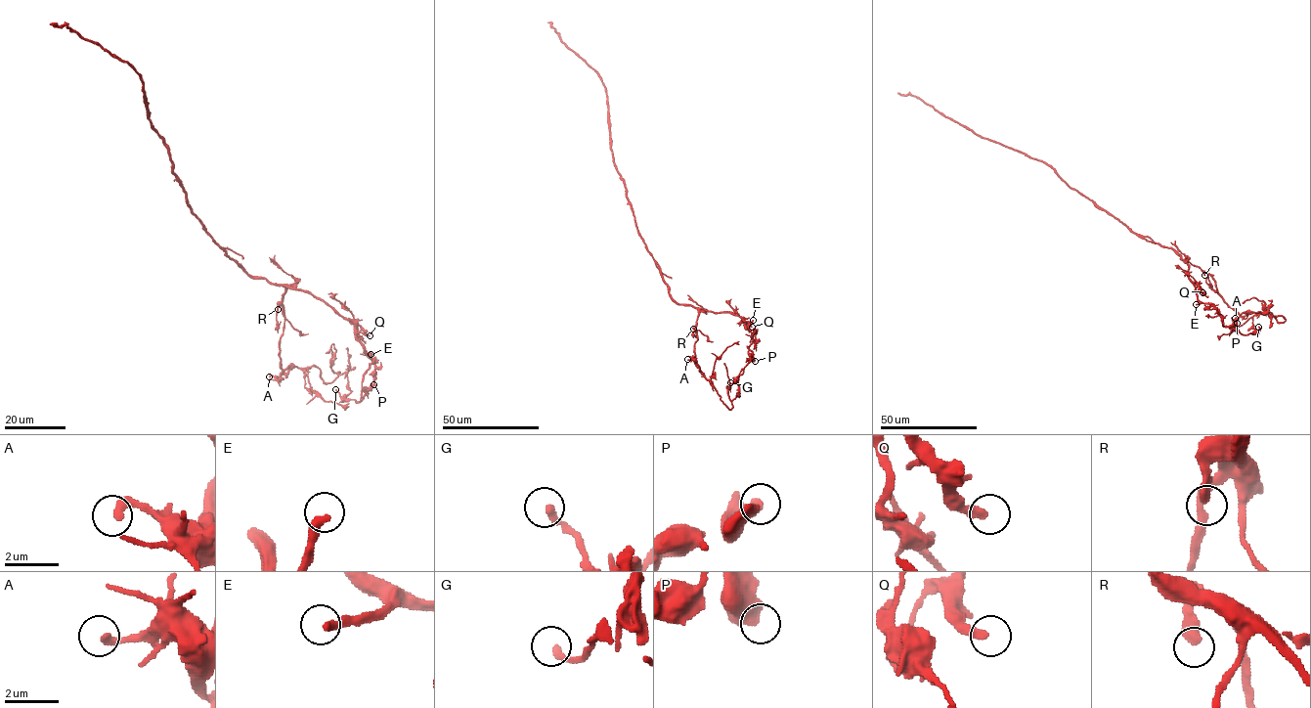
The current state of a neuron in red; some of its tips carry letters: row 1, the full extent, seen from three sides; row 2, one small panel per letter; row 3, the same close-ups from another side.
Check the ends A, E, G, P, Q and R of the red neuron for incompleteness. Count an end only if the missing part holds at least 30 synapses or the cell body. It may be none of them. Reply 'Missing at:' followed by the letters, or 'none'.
Missing at: E

